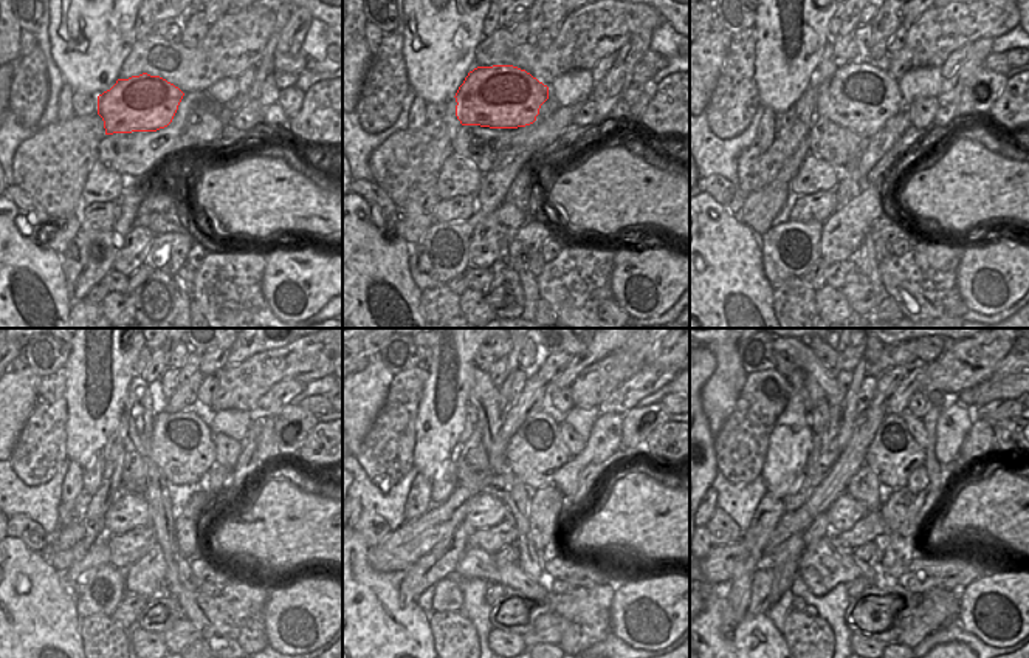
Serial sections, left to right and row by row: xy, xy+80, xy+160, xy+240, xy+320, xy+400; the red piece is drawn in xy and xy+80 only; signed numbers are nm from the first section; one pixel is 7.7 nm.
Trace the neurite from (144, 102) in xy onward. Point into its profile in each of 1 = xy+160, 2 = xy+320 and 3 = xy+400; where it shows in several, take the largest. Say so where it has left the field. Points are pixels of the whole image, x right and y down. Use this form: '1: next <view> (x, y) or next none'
1: next xy+160 (859, 96)
2: next xy+320 (535, 452)
3: next xy+400 (893, 455)

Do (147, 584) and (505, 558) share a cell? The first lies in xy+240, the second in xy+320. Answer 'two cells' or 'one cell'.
one cell

